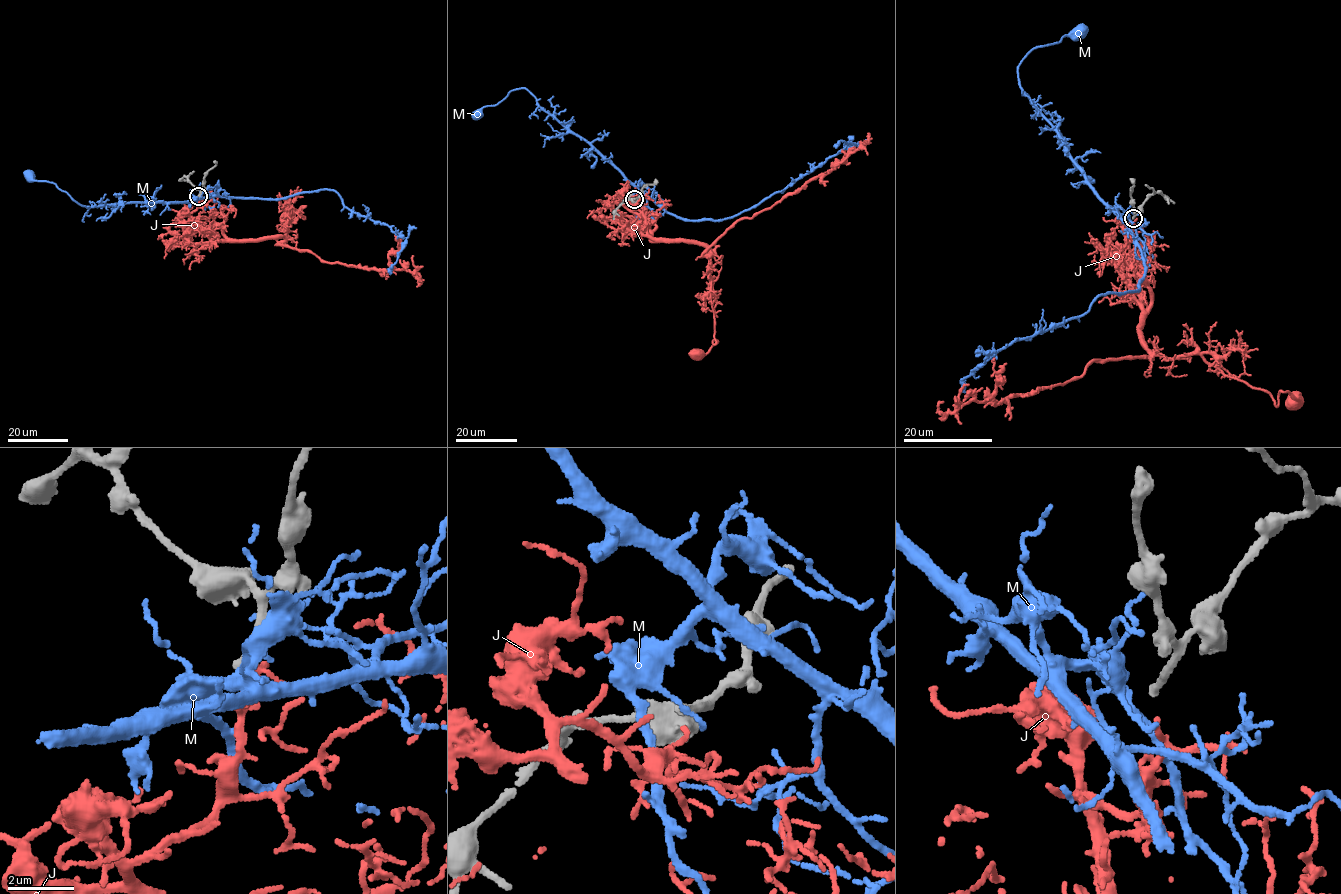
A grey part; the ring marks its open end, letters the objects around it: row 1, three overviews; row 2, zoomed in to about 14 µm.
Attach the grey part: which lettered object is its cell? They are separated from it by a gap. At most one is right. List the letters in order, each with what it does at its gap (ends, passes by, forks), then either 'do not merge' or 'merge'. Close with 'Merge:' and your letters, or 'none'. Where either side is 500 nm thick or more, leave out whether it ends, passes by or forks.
J: it ends; do not merge
M: it ends; do not merge
Merge: none

